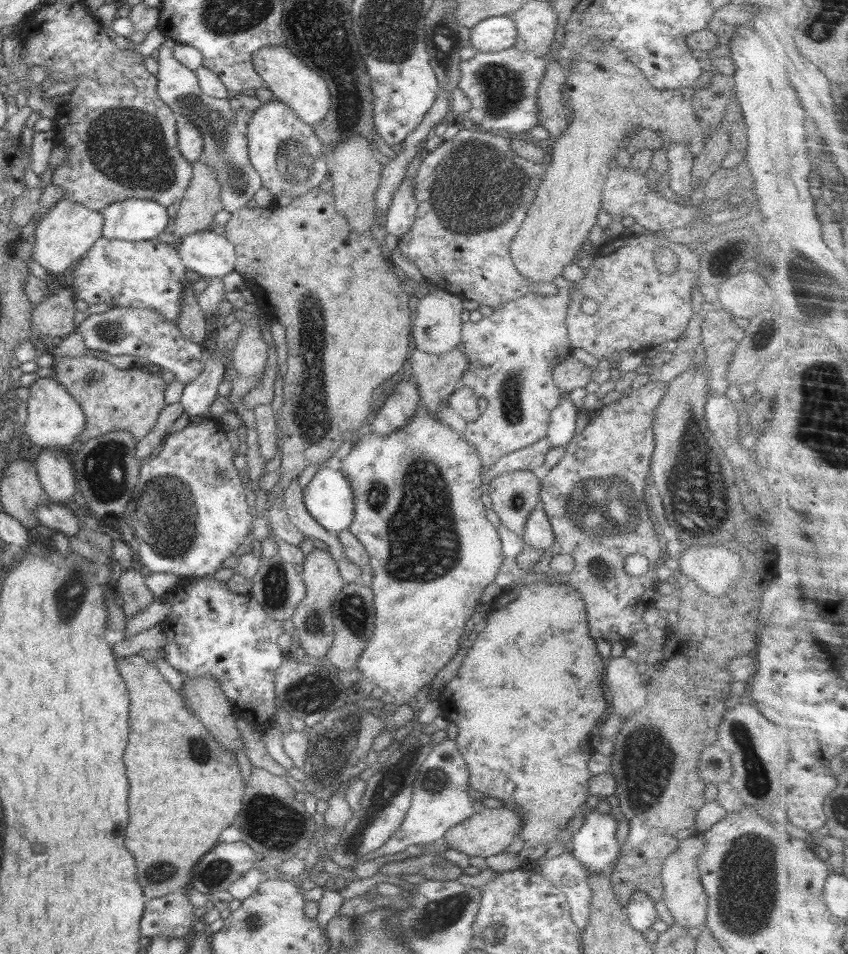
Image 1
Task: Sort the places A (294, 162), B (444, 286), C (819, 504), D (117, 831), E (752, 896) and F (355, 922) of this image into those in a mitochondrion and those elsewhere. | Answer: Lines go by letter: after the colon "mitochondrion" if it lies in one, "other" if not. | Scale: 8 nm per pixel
A: mitochondrion
B: other
C: other
D: other
E: mitochondrion
F: other

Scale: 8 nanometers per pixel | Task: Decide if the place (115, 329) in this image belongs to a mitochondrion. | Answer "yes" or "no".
yes

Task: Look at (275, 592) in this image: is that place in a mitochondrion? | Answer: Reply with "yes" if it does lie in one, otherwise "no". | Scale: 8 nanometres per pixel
yes

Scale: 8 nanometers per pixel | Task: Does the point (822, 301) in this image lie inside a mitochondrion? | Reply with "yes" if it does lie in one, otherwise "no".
yes

